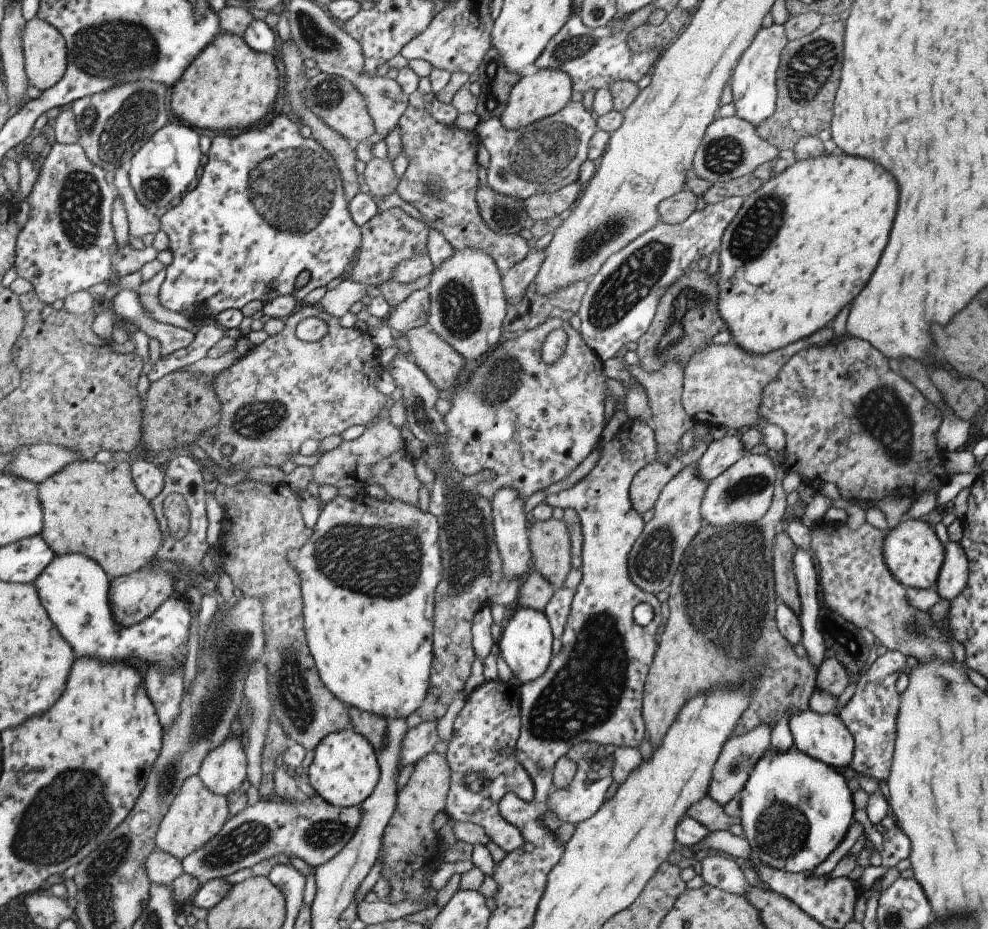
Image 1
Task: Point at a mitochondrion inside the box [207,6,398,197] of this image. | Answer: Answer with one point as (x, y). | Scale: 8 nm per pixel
(315, 37)

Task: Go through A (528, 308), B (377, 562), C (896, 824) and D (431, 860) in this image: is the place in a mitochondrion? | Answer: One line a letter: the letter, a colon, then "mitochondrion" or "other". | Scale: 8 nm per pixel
A: other
B: mitochondrion
C: other
D: other

